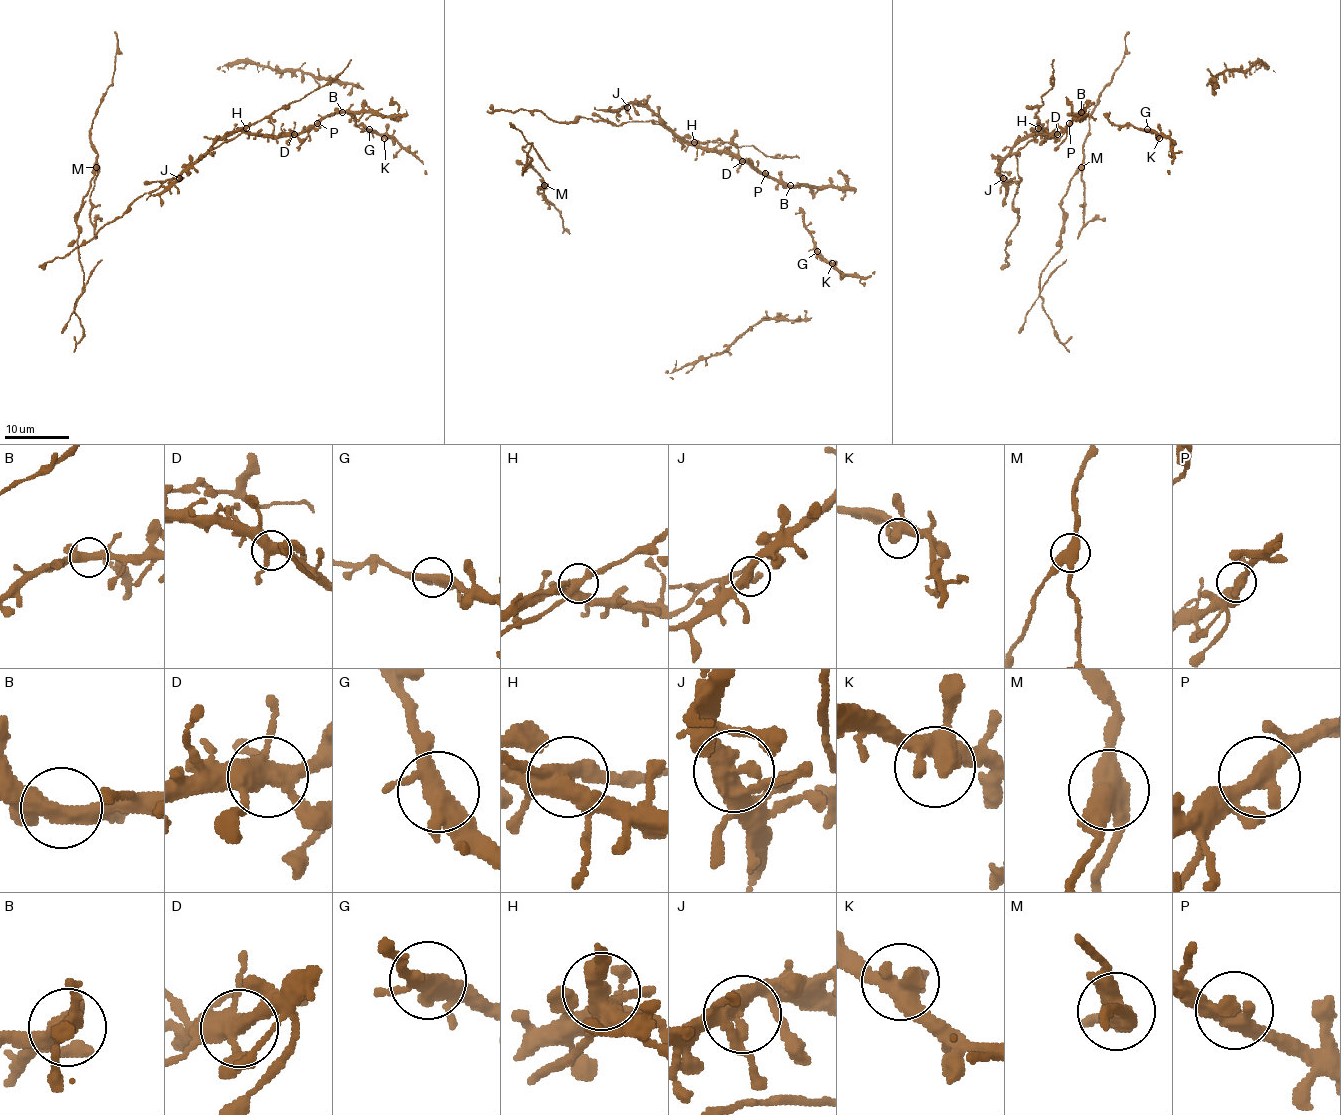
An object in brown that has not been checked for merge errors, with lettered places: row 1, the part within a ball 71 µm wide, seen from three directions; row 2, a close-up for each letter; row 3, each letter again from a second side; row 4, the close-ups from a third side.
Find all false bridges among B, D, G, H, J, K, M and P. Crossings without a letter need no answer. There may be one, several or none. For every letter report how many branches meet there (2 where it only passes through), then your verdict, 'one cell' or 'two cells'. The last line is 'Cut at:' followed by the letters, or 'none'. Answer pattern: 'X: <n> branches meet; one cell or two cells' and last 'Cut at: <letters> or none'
B: 3 branches meet; one cell
D: 5 branches meet; one cell
G: 3 branches meet; one cell
H: 5 branches meet; two cells
J: 3 branches meet; one cell
K: 3 branches meet; one cell
M: 3 branches meet; two cells
P: 3 branches meet; one cell
Cut at: H, M

